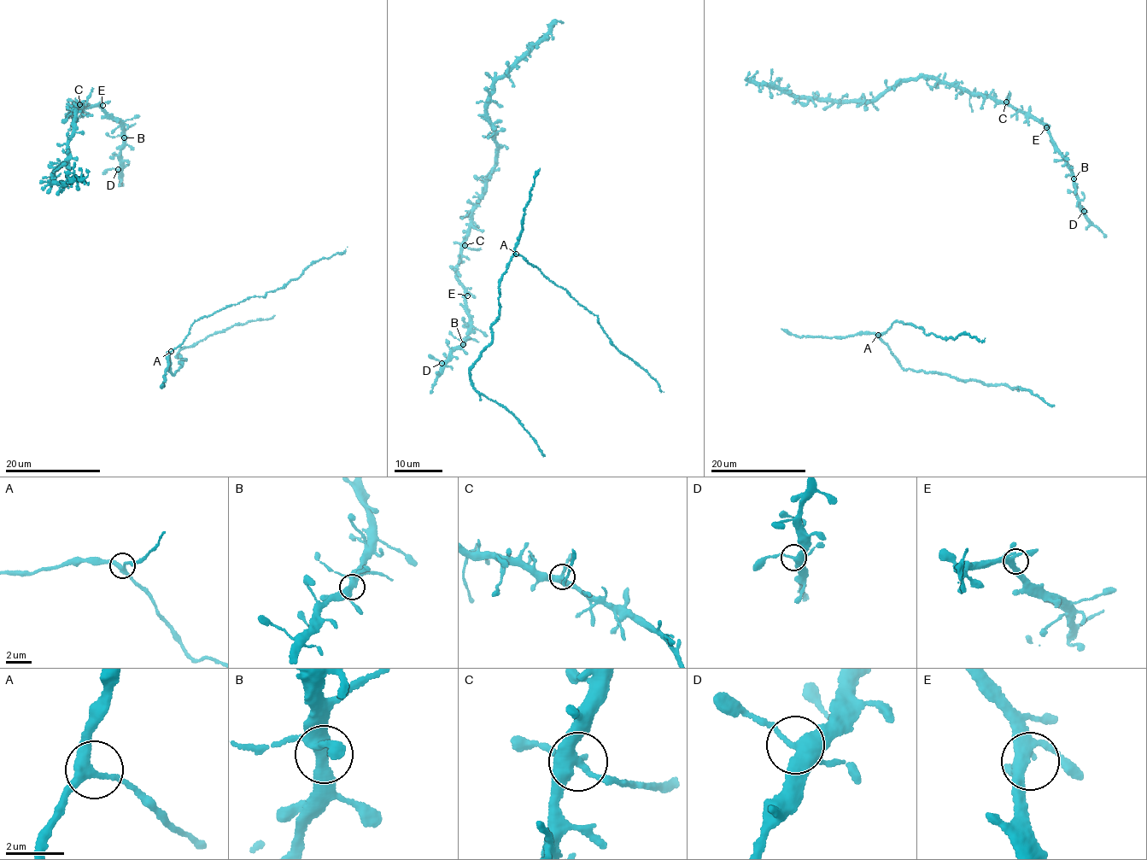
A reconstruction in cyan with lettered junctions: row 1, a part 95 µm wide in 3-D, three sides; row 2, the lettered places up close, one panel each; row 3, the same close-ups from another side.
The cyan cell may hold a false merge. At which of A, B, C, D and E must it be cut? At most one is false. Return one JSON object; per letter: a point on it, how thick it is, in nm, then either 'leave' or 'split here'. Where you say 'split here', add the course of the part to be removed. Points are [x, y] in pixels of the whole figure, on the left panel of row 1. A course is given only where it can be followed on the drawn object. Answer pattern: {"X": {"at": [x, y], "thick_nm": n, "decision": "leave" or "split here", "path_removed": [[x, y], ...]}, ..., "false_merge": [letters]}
{"A": {"at": [171, 351], "thick_nm": 300, "decision": "leave"}, "B": {"at": [124, 137], "thick_nm": 320, "decision": "leave"}, "C": {"at": [79, 104], "thick_nm": 360, "decision": "split here", "path_removed": [[79, 104], [86, 102], [92, 87]]}, "D": {"at": [118, 169], "thick_nm": 340, "decision": "leave"}, "E": {"at": [102, 105], "thick_nm": 340, "decision": "leave"}, "false_merge": ["C"]}

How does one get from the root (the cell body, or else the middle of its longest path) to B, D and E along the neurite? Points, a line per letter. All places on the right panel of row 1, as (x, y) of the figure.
B: (1085, 230), (1089, 219), (1080, 207), (1073, 178)
D: (1085, 230), (1089, 219), (1084, 211)
E: (1085, 230), (1089, 219), (1080, 207), (1072, 168), (1058, 152), (1046, 127)

